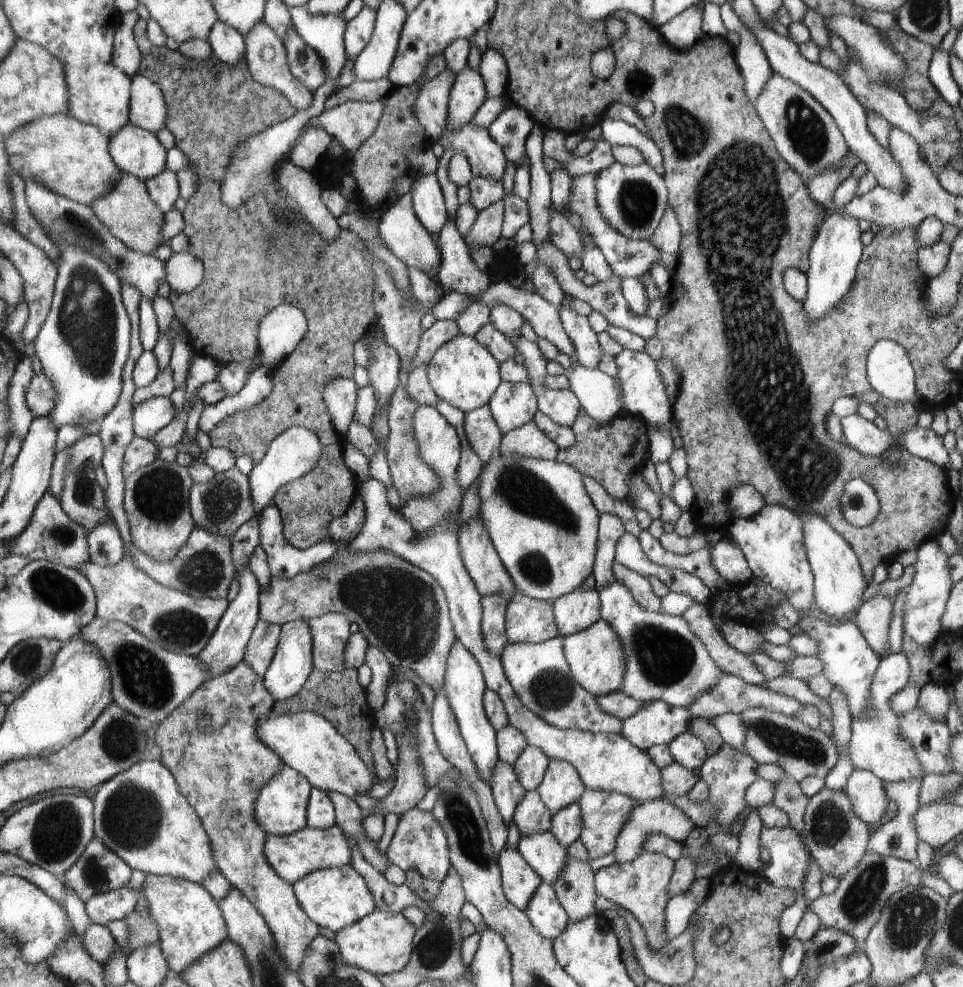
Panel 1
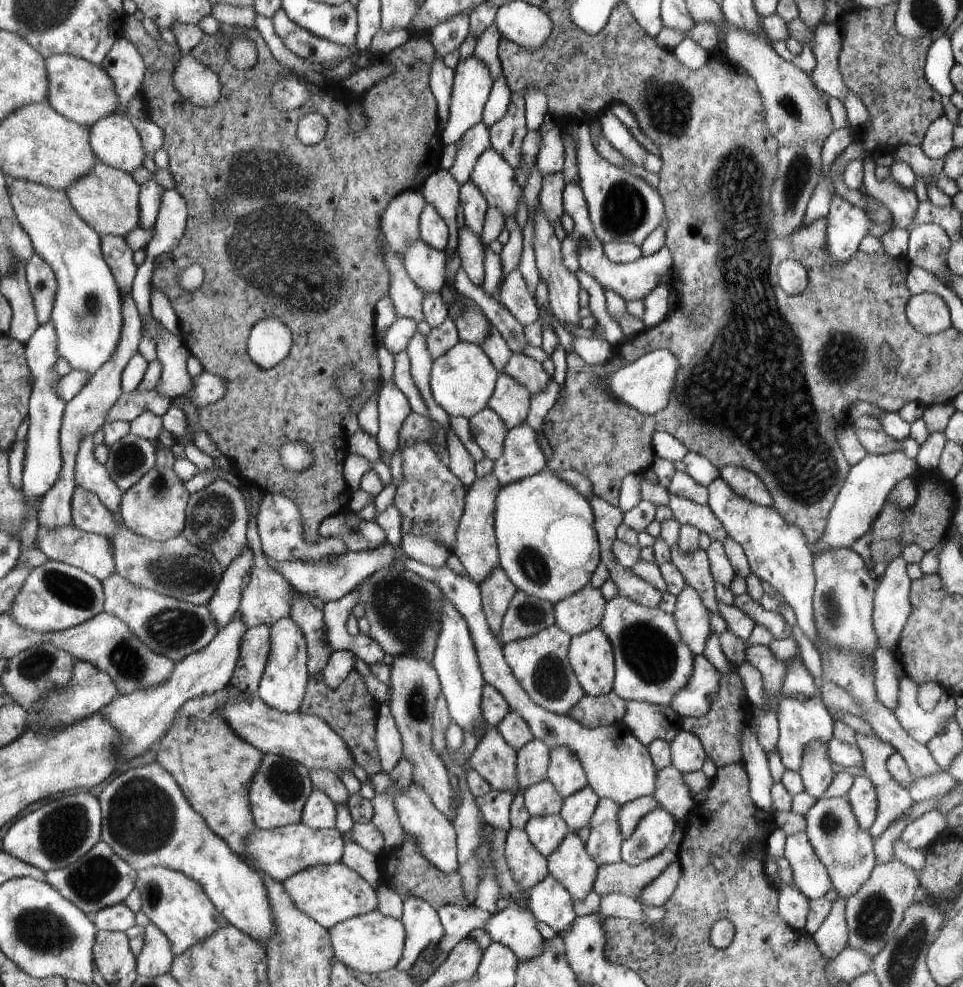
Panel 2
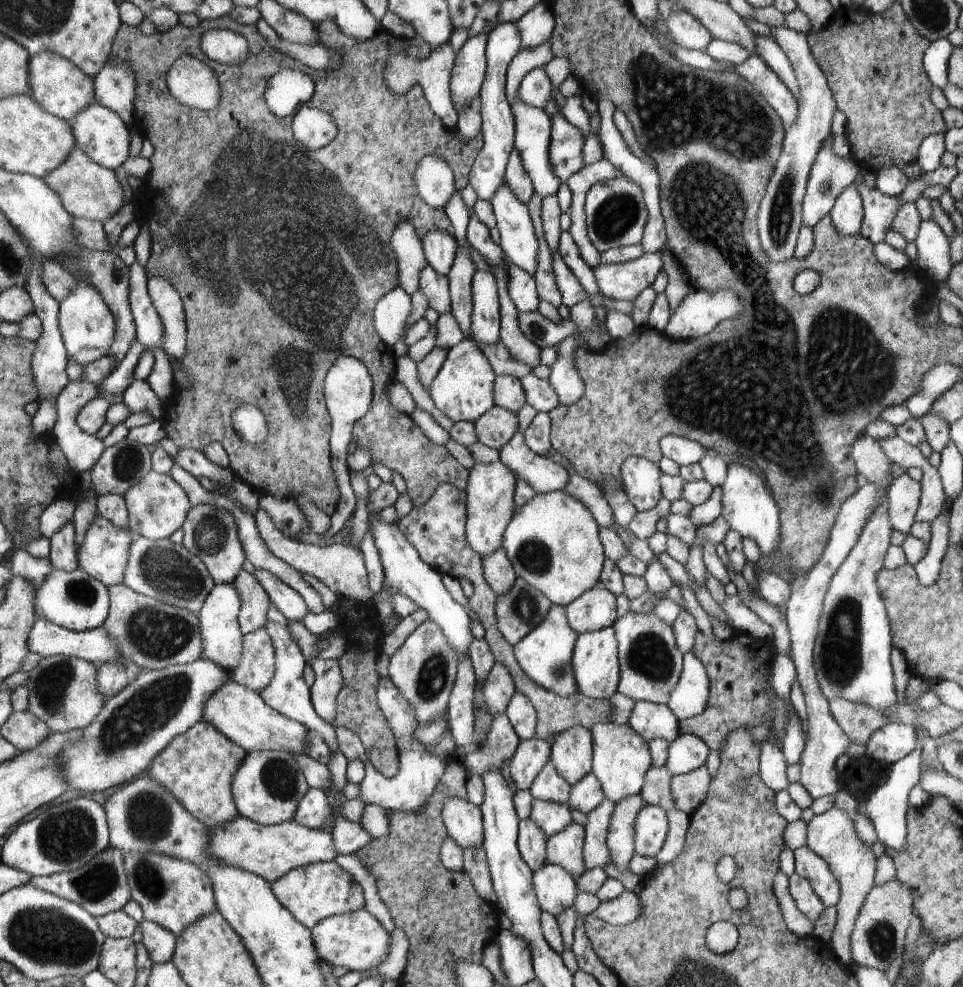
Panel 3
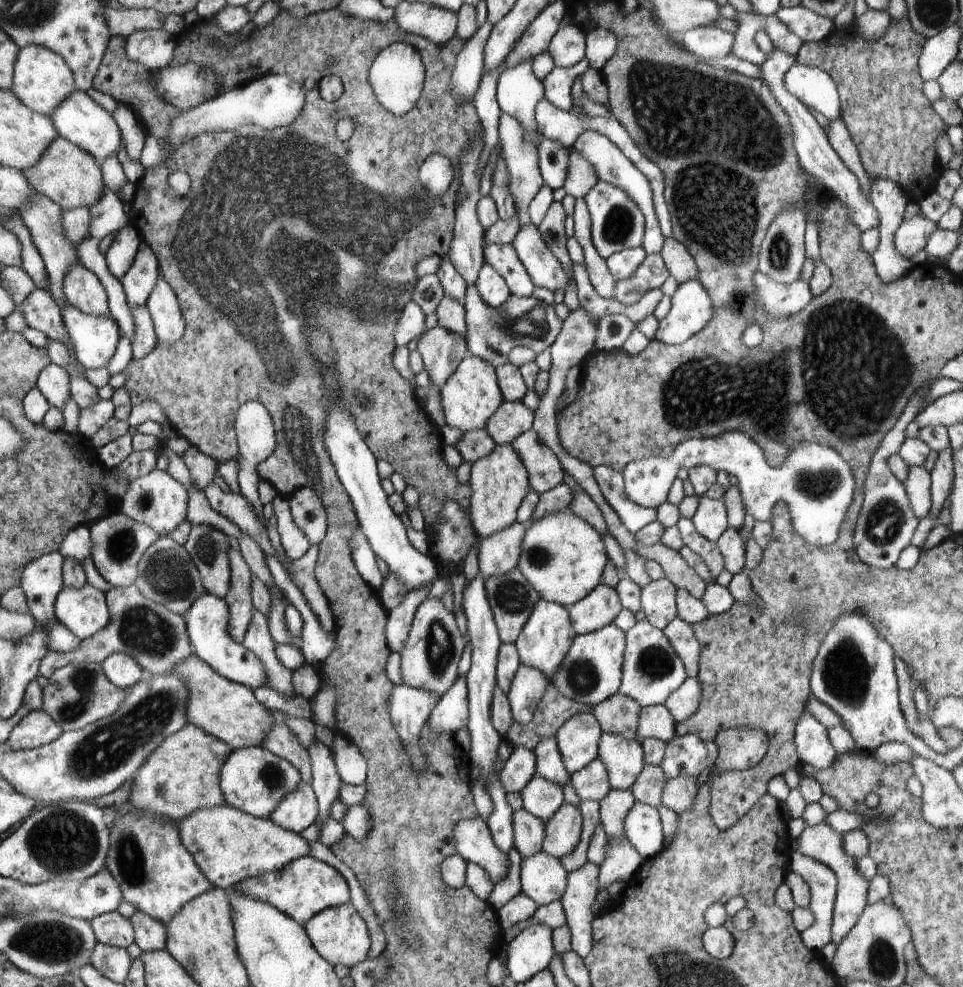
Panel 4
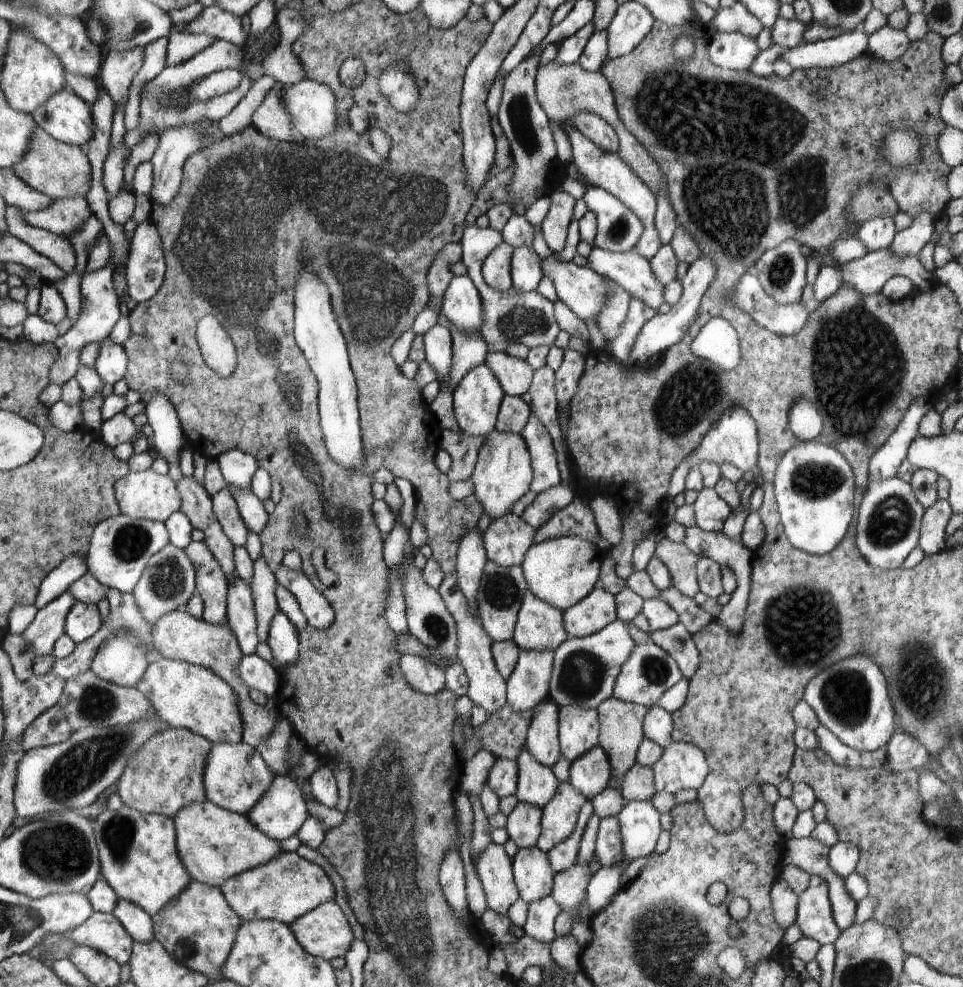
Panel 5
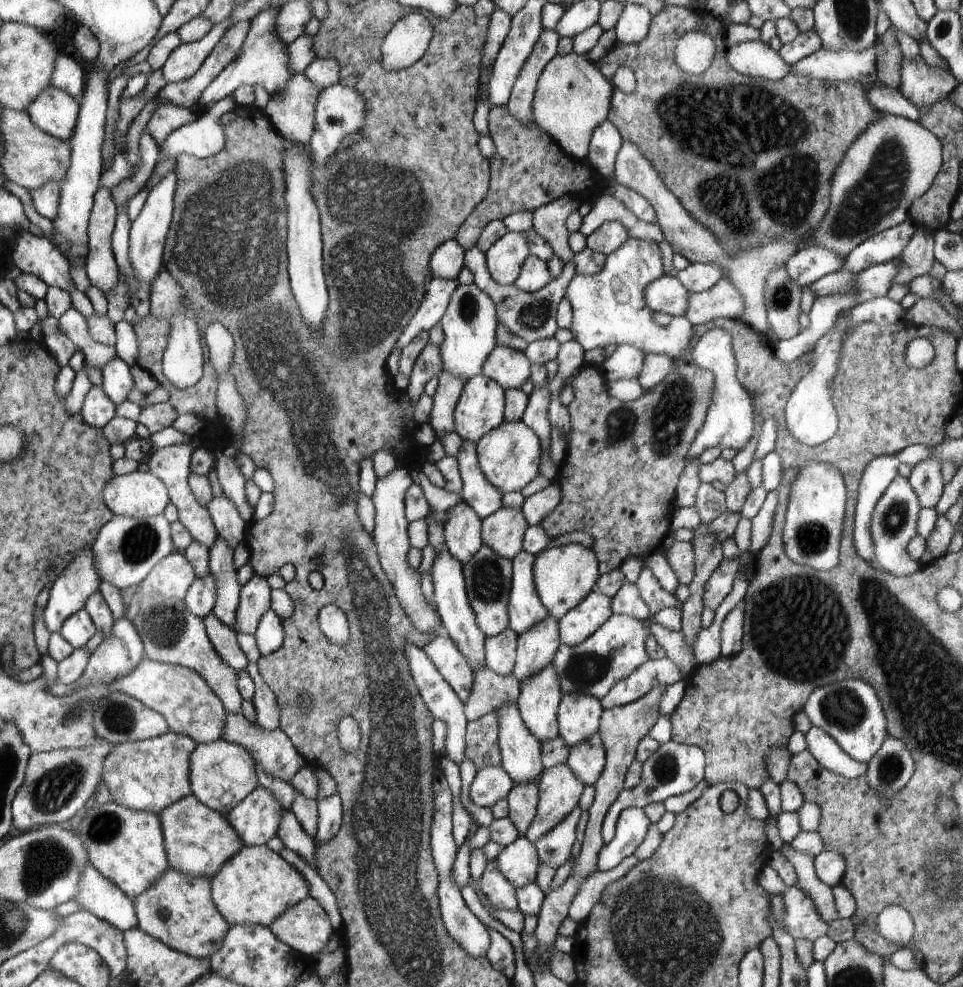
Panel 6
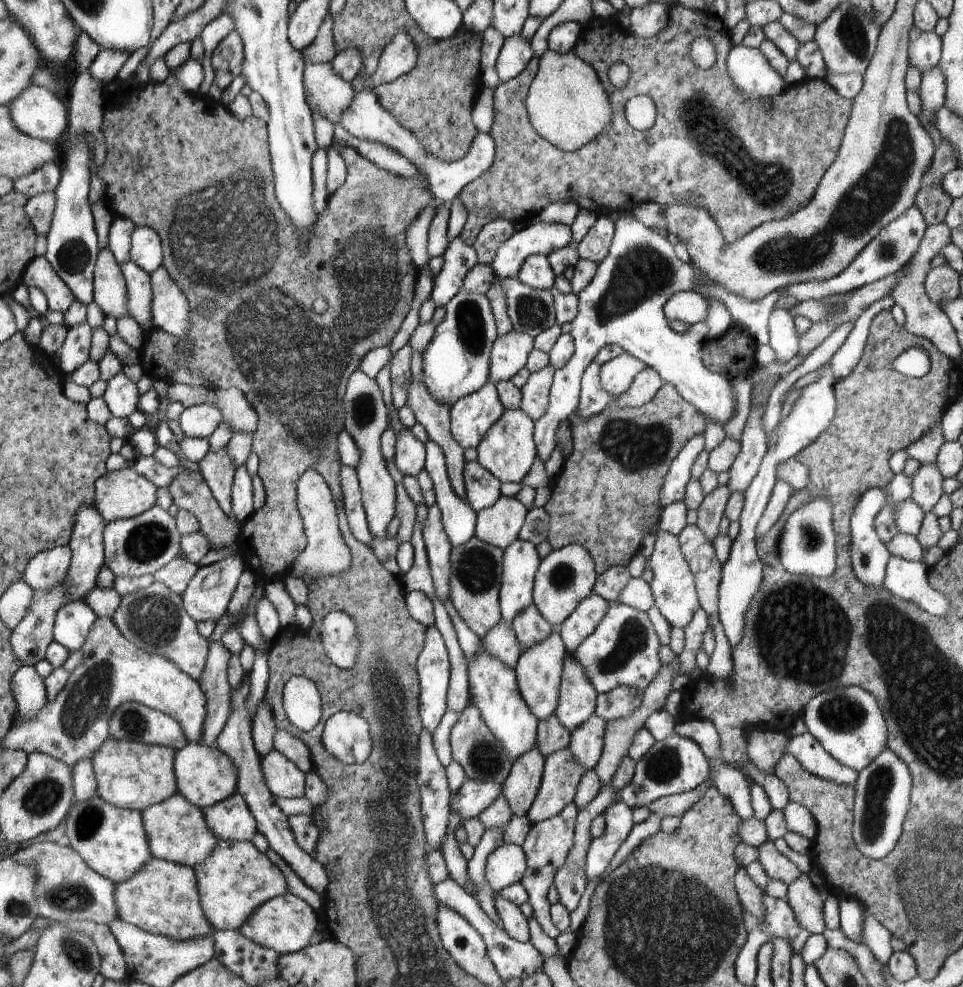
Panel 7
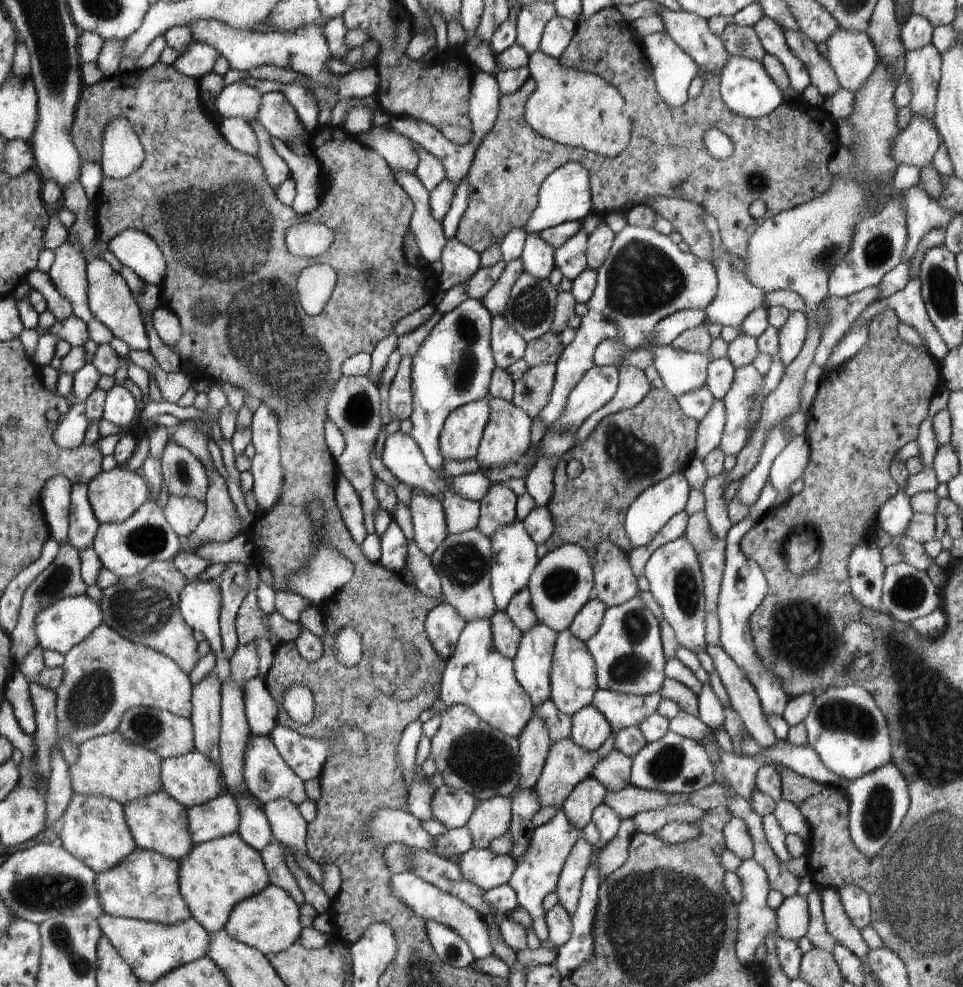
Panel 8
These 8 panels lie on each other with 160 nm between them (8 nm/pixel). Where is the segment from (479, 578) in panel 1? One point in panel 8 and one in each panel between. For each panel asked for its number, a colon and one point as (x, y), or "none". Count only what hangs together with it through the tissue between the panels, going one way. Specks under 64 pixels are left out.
2: (476, 546)
3: (490, 491)
4: (499, 482)
5: (503, 473)
6: (508, 455)
7: (507, 450)
8: (507, 435)

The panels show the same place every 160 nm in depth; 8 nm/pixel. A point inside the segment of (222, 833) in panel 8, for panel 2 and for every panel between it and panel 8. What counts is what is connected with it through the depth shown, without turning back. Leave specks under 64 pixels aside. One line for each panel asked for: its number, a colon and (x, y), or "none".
2: (319, 812)
3: (313, 811)
4: (297, 810)
5: (281, 812)
6: (256, 819)
7: (230, 819)

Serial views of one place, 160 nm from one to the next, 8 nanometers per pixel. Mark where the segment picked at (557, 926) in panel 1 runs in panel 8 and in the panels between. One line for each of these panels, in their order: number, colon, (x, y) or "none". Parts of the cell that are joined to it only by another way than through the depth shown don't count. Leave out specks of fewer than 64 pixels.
2: (548, 901)
3: (555, 889)
4: (543, 878)
5: (534, 878)
6: (518, 862)
7: (505, 866)
8: (486, 870)

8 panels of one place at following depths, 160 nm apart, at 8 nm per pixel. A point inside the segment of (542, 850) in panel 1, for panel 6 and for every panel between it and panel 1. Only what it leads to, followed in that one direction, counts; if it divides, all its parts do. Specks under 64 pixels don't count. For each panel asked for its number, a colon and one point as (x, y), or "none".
2: (546, 833)
3: (551, 818)
4: (542, 798)
5: (537, 783)
6: (520, 750)

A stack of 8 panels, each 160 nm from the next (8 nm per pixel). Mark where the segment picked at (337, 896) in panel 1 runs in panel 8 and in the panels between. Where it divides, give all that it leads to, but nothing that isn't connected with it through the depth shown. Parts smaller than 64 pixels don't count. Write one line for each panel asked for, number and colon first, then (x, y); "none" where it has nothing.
2: (329, 894)
3: (311, 893)
4: (304, 887)
5: (289, 886)
6: (254, 887)
7: (236, 878)
8: (216, 875)

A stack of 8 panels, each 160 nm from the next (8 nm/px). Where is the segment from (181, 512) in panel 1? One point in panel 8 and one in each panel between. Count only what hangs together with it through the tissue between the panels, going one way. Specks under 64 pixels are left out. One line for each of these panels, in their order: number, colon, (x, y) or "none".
2: (154, 508)
3: (157, 506)
4: (156, 499)
5: (144, 495)
6: (139, 494)
7: (123, 494)
8: (114, 496)

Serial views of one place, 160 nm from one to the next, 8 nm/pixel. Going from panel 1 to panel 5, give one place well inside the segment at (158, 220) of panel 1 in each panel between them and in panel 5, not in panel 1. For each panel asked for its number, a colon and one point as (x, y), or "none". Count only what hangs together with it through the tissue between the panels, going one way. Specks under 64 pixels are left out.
2: (107, 199)
3: (87, 190)
4: (72, 178)
5: (58, 170)

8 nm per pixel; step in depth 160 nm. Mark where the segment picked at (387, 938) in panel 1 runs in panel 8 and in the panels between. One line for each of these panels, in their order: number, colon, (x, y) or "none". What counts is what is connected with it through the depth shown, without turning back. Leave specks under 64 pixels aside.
2: (371, 944)
3: (357, 940)
4: (339, 935)
5: (324, 932)
6: (305, 927)
7: (285, 924)
8: (269, 921)

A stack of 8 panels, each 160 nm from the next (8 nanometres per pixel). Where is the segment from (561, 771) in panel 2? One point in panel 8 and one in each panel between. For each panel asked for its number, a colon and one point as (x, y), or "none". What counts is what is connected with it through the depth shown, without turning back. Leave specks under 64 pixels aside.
3: (571, 753)
4: (578, 738)
5: (578, 727)
6: (578, 715)
7: (577, 699)
8: (573, 681)

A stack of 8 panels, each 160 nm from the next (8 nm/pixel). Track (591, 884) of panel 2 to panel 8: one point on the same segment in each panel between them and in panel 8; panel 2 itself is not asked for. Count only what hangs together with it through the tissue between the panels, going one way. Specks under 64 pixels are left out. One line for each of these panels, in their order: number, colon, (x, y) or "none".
3: (565, 849)
4: (563, 831)
5: (559, 818)
6: (560, 789)
7: (562, 772)
8: (566, 764)

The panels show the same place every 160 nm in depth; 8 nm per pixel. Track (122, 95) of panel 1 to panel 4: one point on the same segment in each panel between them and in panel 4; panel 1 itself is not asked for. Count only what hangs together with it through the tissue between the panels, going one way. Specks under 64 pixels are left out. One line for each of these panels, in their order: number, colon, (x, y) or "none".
2: (83, 93)
3: (59, 87)
4: (41, 78)

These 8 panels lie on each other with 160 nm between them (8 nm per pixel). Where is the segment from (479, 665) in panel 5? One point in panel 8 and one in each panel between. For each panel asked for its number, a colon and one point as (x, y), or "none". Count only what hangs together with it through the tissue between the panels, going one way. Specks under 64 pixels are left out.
6: (450, 596)
7: (438, 545)
8: (429, 523)

